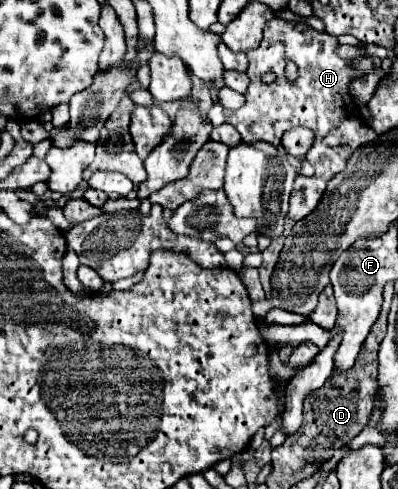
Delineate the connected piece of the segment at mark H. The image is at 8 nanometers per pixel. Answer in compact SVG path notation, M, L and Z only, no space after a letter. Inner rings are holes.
M285 19L269 21L259 49L247 53L247 75L251 83L245 95L245 105L237 111L225 111L225 121L241 133L243 143L247 145L257 141L279 145L283 133L299 125L309 127L315 133L317 151L307 151L305 155L315 173L311 177L297 175L295 179L289 201L289 219L293 221L301 221L319 205L327 181L345 169L347 159L353 155L355 149L375 143L379 139L379 135L371 127L365 127L361 123L361 117L357 119L357 105L349 95L349 83L363 77L365 71L355 69L353 59L339 57L335 53L335 47L335 37L327 37L325 33L319 33L309 25L295 25ZM285 55L287 61L293 61L299 69L299 77L295 83L289 83L285 79ZM267 71L273 71L277 75L277 79L269 85L261 83L261 75Z

